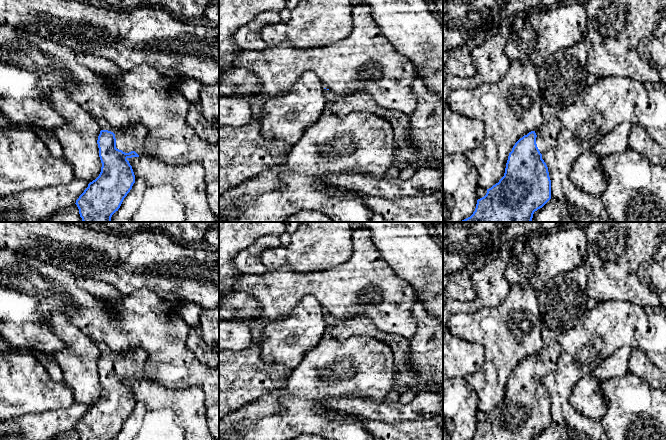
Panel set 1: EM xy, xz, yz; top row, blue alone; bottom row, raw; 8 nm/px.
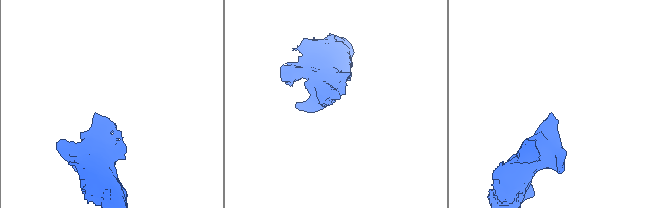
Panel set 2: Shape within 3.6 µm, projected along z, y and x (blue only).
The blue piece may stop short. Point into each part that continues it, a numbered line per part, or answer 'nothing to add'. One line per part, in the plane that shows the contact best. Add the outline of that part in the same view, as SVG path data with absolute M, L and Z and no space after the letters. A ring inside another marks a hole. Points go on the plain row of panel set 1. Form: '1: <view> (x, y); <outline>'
1: xy (130, 362); M98 343L101 354L108 354L115 358L116 372L125 377L135 375L139 380L148 380L145 372L148 354L143 348L126 349L114 352L105 343Z

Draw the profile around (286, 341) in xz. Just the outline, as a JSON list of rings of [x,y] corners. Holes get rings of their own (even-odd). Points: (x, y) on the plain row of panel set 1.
[[[302,297],[284,319],[269,323],[262,330],[262,360],[294,369],[305,353],[325,337],[323,315],[324,310],[315,297]]]

